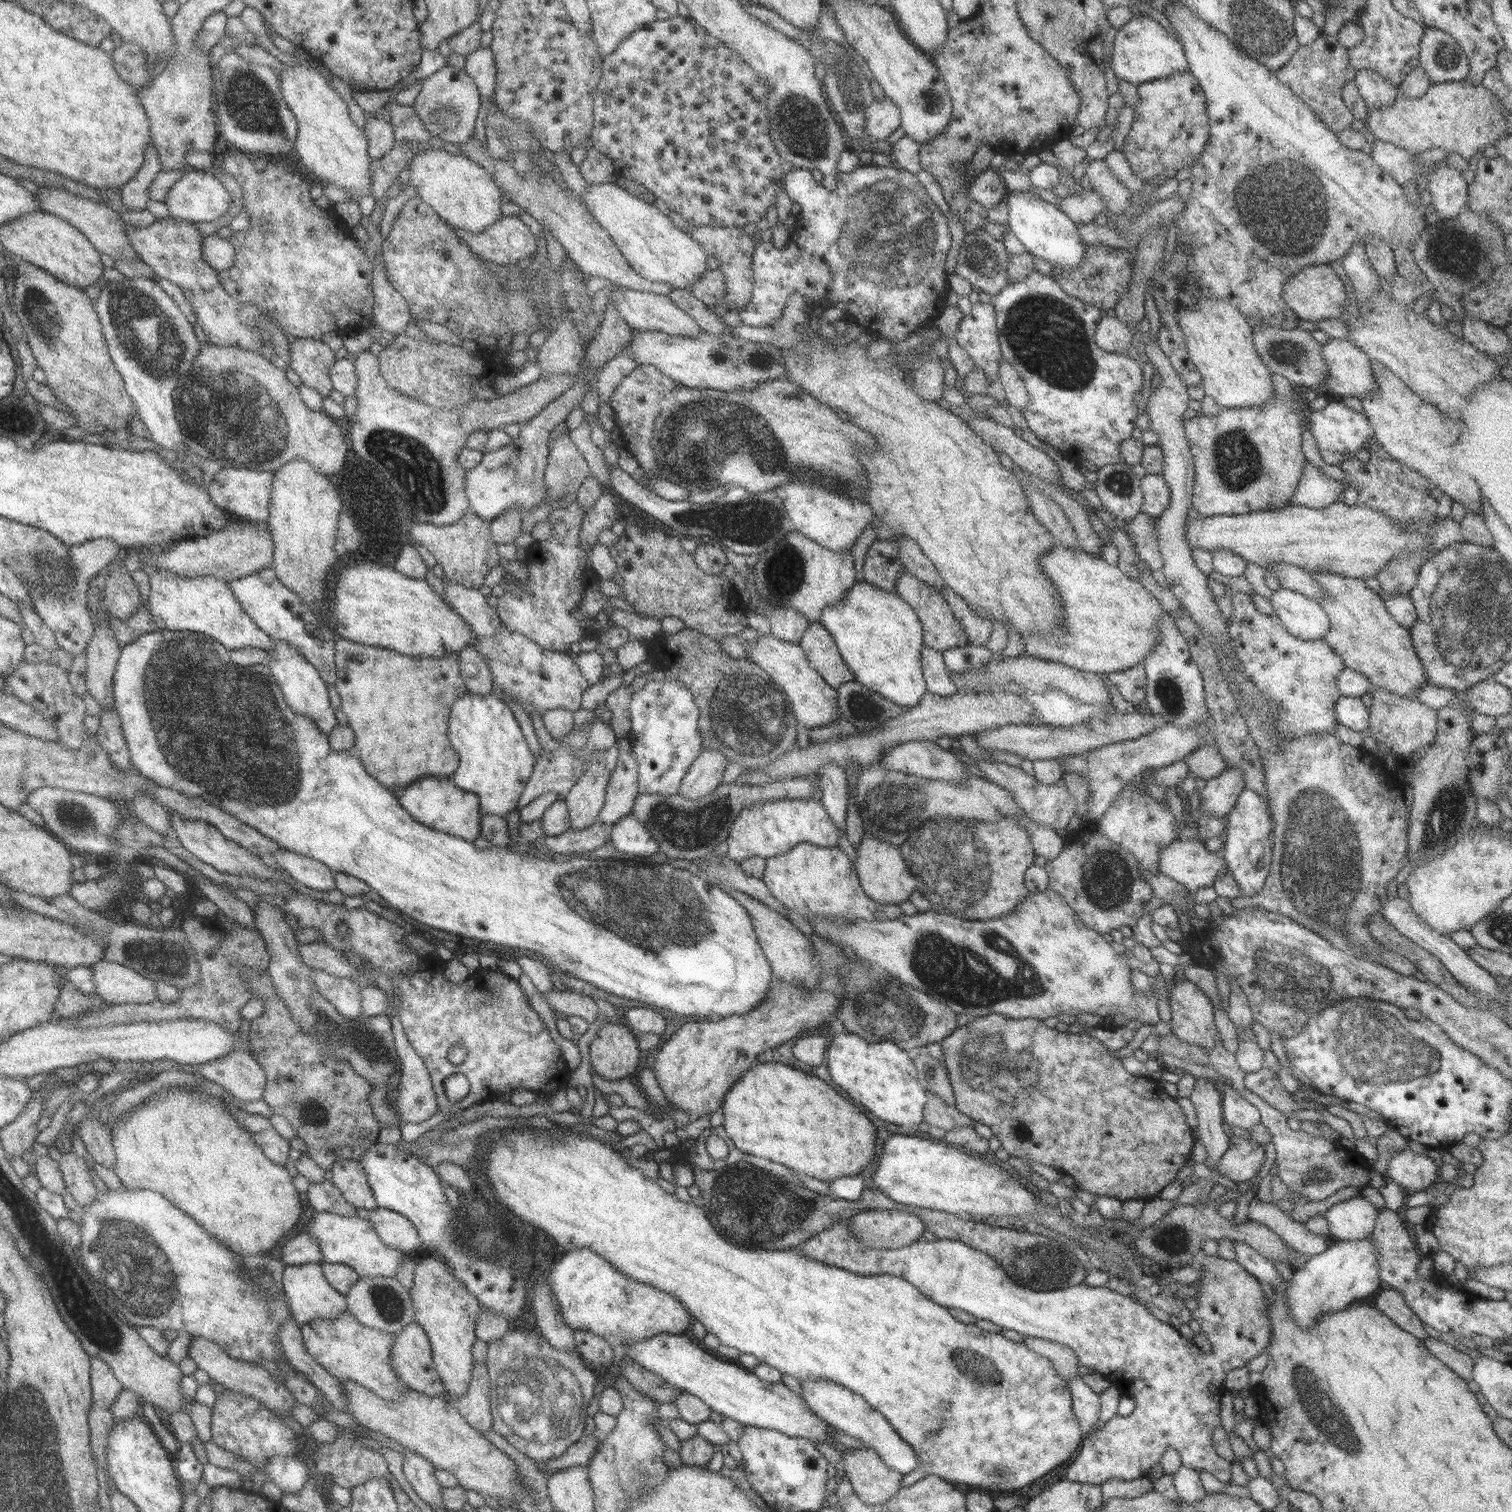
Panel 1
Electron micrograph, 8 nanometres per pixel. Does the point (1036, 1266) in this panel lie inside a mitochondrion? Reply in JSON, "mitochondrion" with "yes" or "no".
{"mitochondrion":"yes"}

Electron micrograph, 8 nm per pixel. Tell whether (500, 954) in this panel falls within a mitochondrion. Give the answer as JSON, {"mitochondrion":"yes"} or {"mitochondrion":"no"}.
{"mitochondrion":"no"}

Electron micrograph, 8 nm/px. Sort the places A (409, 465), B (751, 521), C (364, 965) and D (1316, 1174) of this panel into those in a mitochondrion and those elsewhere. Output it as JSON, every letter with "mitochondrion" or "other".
{"A":"mitochondrion","B":"mitochondrion","C":"other","D":"mitochondrion"}

